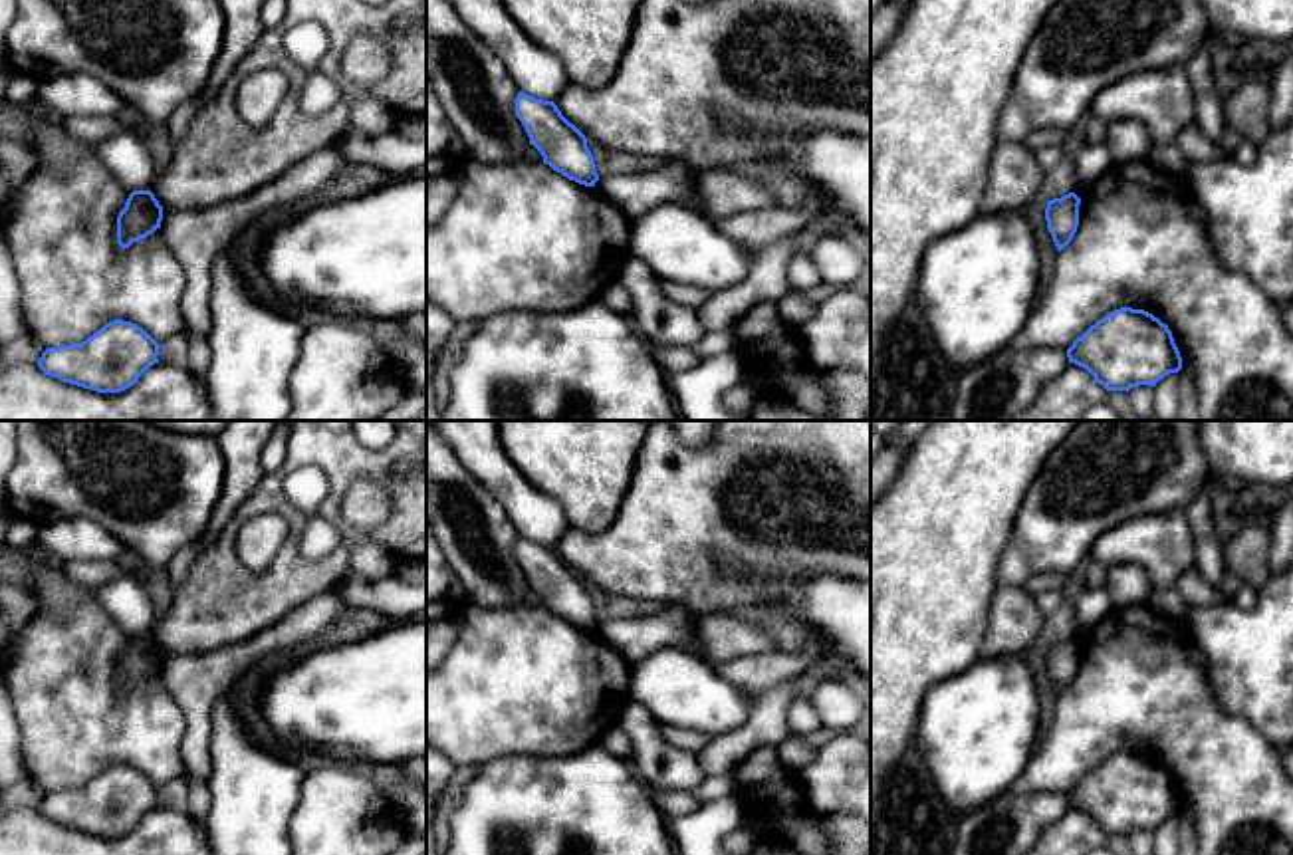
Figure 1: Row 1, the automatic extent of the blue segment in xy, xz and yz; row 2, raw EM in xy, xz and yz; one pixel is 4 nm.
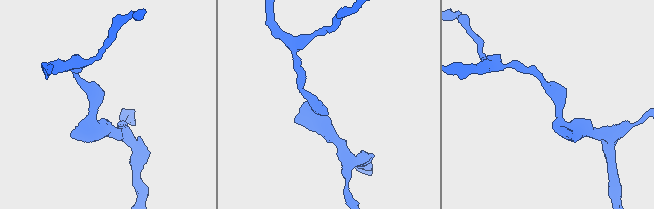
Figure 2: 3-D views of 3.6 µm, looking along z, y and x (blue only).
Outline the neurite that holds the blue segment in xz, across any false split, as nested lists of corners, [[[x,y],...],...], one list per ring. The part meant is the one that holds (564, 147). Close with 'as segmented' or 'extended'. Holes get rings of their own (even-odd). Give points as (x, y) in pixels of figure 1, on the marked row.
[[[520,91],[516,97],[516,117],[545,165],[569,181],[595,186],[599,175],[587,137],[561,115],[553,101],[535,99]]]; as segmented

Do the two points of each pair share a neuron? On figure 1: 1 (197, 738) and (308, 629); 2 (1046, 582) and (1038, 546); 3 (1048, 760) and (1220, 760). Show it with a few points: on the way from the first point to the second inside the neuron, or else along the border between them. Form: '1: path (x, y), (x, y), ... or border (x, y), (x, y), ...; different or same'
1: path (197, 701), (235, 659), (270, 641); same
2: border (1061, 572), (1038, 572), (1022, 586); different
3: path (1091, 729), (1176, 727); same

